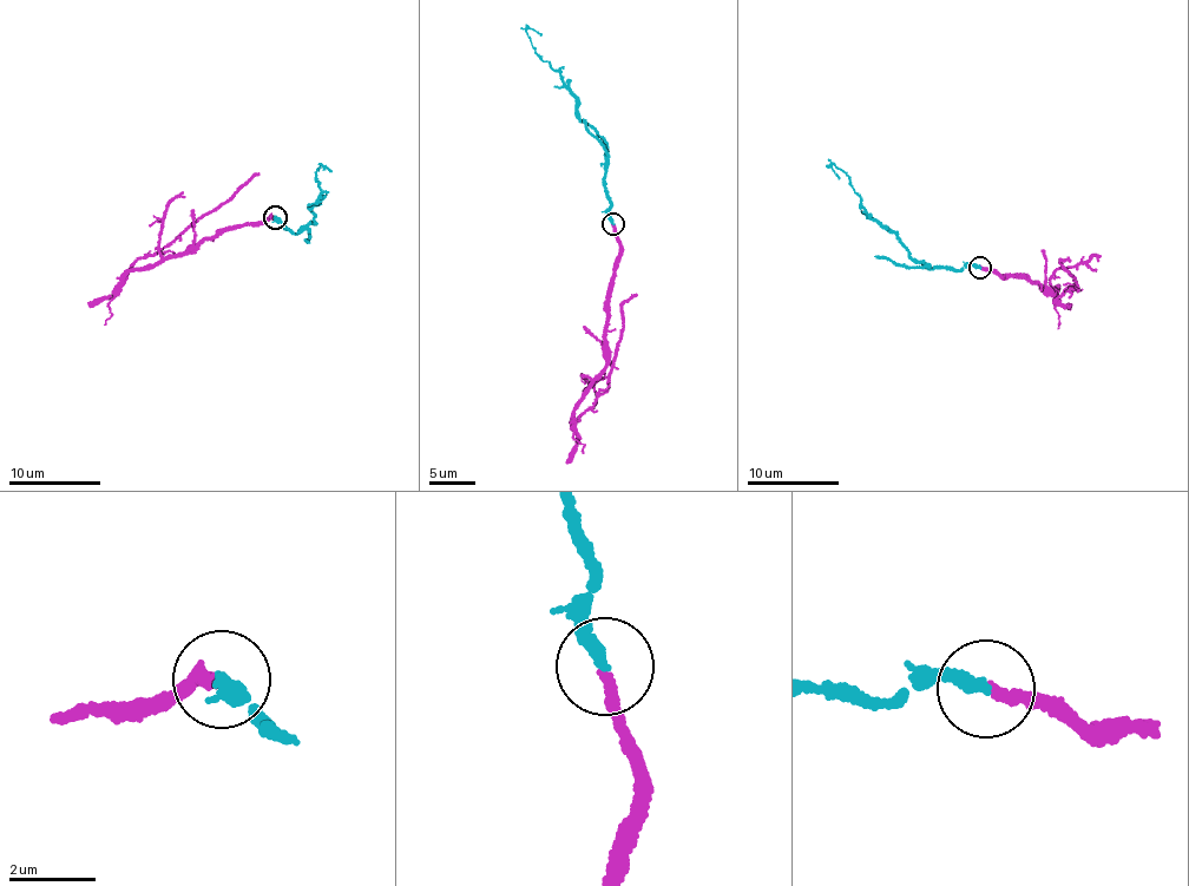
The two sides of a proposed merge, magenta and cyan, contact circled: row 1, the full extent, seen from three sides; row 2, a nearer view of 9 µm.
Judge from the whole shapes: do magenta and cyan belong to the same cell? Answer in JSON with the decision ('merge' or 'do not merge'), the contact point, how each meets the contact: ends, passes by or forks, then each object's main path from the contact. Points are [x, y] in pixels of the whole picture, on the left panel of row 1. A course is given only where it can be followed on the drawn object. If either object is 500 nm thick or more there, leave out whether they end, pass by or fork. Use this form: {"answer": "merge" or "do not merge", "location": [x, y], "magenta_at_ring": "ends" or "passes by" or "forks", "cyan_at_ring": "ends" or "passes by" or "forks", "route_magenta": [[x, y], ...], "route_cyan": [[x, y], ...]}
{"answer": "merge", "location": [275, 217], "magenta_at_ring": "ends", "cyan_at_ring": "ends", "route_magenta": [[275, 216], [225, 228], [177, 255], [126, 271], [138, 260], [156, 254], [198, 216], [258, 172]], "route_cyan": [[276, 217], [293, 234], [311, 224], [315, 214], [310, 209], [322, 191], [315, 172], [321, 166], [330, 170]]}

